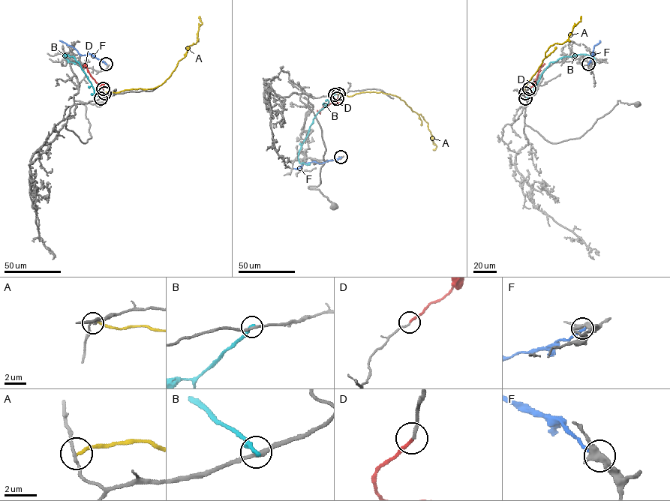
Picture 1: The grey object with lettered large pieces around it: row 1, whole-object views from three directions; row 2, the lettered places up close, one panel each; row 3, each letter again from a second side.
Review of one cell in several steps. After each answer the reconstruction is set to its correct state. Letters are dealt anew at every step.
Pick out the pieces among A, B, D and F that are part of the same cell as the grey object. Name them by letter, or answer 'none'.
D

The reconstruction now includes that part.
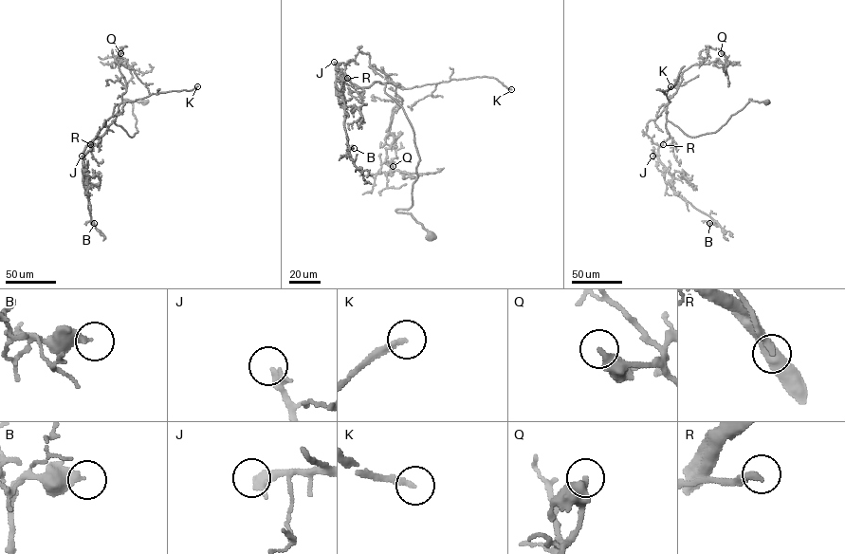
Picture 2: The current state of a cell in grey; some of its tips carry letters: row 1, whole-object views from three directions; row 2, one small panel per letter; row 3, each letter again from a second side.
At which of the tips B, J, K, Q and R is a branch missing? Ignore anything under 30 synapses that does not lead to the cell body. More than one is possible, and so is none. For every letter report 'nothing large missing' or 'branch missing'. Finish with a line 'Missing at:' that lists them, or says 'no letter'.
B: nothing large missing
J: branch missing
K: branch missing
Q: nothing large missing
R: nothing large missing
Missing at: J, K

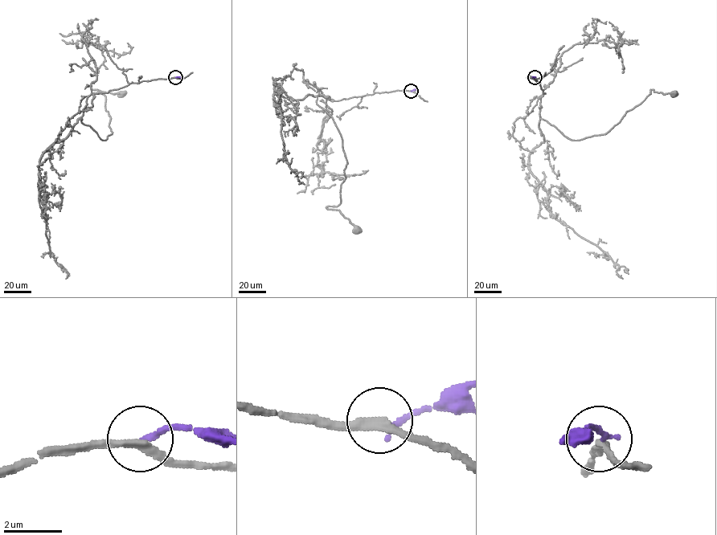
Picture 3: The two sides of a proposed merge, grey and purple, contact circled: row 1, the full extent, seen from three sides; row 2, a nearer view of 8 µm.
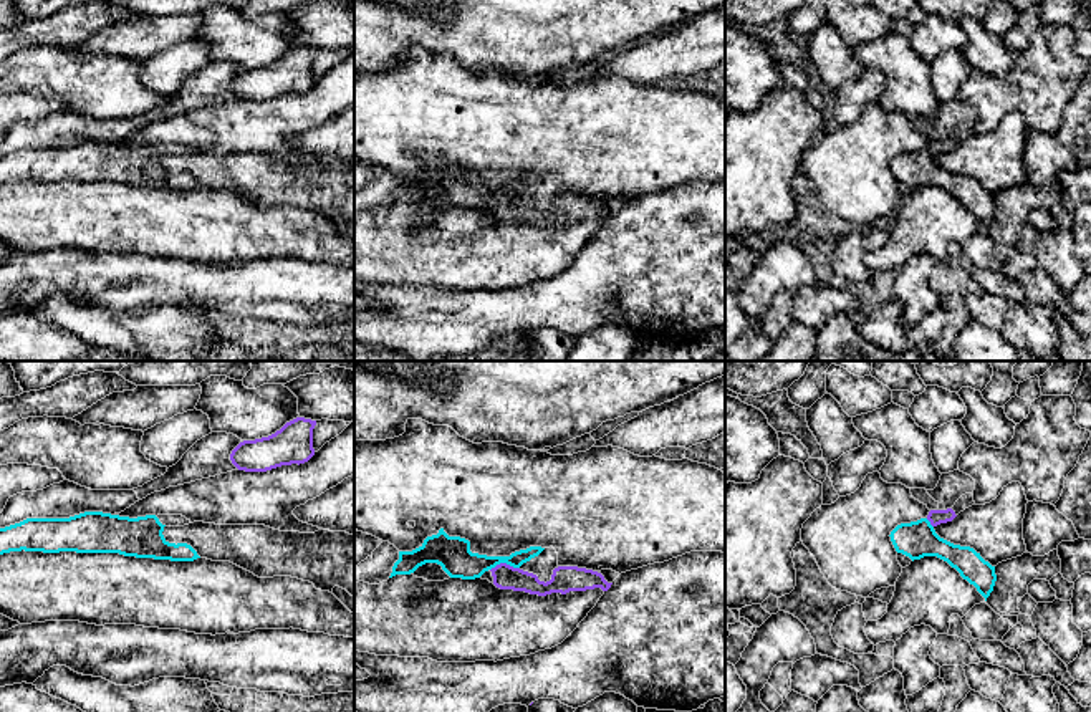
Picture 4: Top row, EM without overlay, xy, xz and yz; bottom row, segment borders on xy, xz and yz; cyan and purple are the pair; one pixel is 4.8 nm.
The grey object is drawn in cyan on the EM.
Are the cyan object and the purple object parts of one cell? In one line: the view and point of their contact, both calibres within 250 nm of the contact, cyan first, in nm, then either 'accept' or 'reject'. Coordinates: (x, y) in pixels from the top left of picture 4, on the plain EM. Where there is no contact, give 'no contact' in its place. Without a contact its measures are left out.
contact xz (504, 191); calibres 170 and 120 nm; accept

